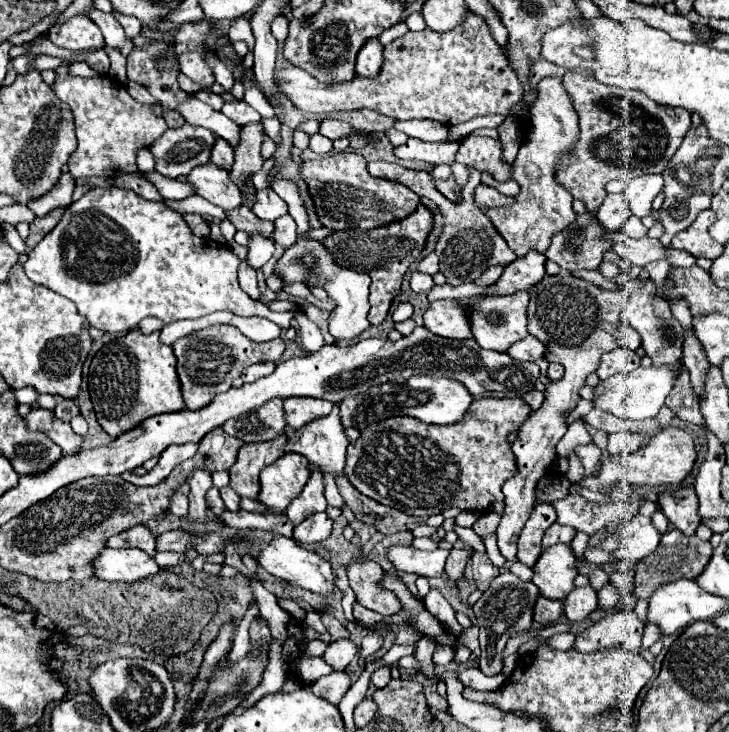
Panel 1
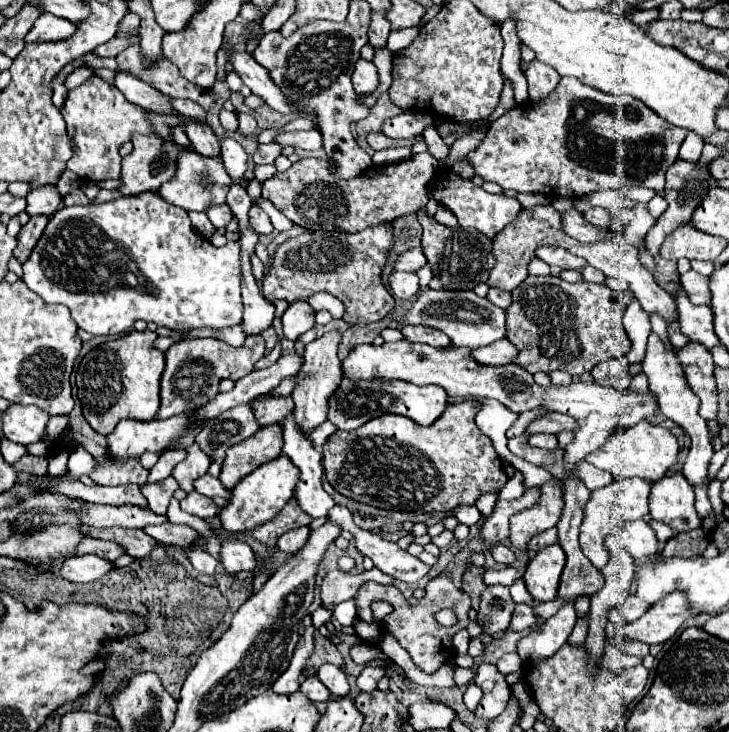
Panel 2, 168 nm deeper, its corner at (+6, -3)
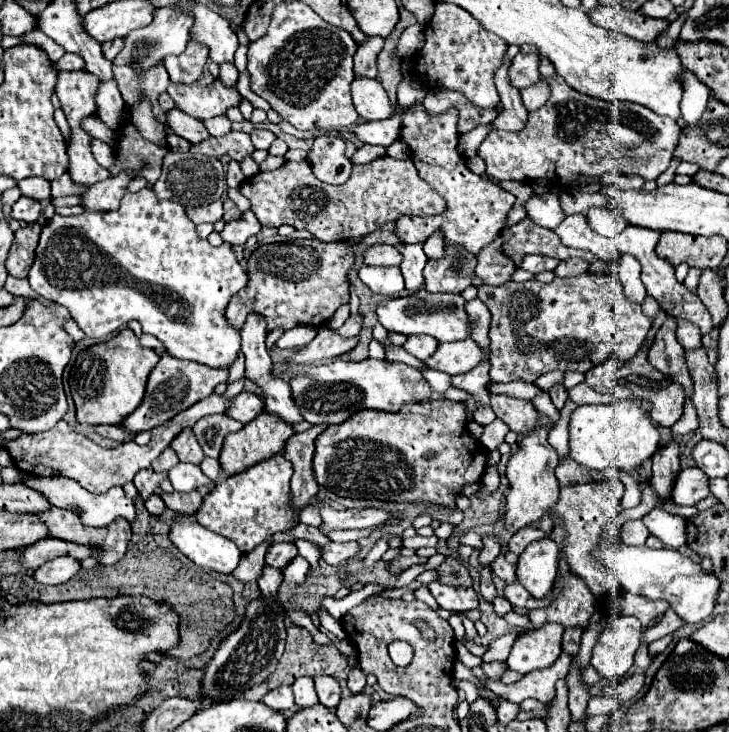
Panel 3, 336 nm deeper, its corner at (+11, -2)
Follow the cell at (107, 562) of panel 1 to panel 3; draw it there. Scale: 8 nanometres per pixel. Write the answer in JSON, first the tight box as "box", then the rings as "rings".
{"box":[33,556,81,584],"rings":[[[59,556],[43,564],[39,570],[33,572],[37,582],[43,584],[65,584],[81,570],[81,562],[69,556]]]}

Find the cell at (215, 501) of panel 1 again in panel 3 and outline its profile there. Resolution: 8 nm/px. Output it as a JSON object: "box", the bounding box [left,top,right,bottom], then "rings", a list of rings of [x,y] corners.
{"box":[161,490,203,514],"rings":[[[195,490],[195,492],[187,492],[187,494],[181,494],[181,492],[171,492],[171,494],[161,494],[163,502],[167,504],[167,508],[175,510],[175,512],[181,512],[181,514],[195,514],[197,508],[203,504],[203,496]]]}

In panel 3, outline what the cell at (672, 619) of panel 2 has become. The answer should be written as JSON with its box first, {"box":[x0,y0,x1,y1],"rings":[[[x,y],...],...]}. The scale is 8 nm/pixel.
{"box":[591,615,643,682],"rings":[[[611,615],[605,632],[593,648],[591,664],[609,682],[619,682],[625,678],[627,670],[633,666],[633,654],[641,644],[643,626],[635,616]]]}

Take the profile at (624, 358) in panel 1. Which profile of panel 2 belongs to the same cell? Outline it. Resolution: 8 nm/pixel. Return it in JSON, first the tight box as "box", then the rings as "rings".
{"box":[592,357,632,391],"rings":[[[614,357],[614,359],[598,363],[592,369],[592,377],[598,385],[612,387],[616,391],[626,391],[630,381],[632,381],[628,367],[630,367],[630,363],[628,363],[626,357]]]}

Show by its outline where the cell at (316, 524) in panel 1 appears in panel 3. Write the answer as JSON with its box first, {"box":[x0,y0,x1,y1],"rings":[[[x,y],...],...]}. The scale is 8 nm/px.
{"box":[265,542,297,570],"rings":[[[279,542],[279,544],[271,544],[267,554],[265,554],[265,562],[271,564],[273,568],[281,570],[289,564],[291,558],[297,556],[297,546],[293,542]]]}

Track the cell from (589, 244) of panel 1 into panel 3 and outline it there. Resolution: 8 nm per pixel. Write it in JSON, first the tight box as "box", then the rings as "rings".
{"box":[521,254,561,274],"rings":[[[529,254],[529,256],[523,258],[521,268],[539,274],[539,272],[543,272],[543,270],[555,270],[559,264],[561,264],[559,258],[545,258],[545,256],[541,256],[541,254]]]}

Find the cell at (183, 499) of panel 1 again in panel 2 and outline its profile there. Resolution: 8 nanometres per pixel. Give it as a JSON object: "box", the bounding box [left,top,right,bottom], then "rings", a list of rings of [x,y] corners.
{"box":[140,477,178,515],"rings":[[[166,477],[160,483],[144,483],[140,487],[142,495],[148,499],[148,507],[156,515],[166,515],[166,507],[168,507],[176,489],[178,489],[178,483],[174,477]]]}

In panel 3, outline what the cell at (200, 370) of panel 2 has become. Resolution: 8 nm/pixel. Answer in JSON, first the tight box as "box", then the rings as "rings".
{"box":[121,352,229,432],"rings":[[[165,352],[149,374],[149,382],[147,382],[147,390],[145,390],[145,398],[141,406],[133,414],[129,414],[129,418],[125,418],[121,424],[133,432],[151,430],[159,424],[165,424],[167,420],[177,416],[181,410],[187,410],[201,398],[207,398],[209,394],[213,394],[217,384],[227,380],[229,380],[229,370],[201,366],[199,362],[185,362],[179,358],[171,358],[171,354]]]}

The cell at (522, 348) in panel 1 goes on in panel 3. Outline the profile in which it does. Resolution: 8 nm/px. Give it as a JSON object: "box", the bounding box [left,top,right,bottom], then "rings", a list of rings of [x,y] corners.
{"box":[425,340,489,376],"rings":[[[461,340],[451,344],[439,344],[437,352],[429,360],[425,360],[425,364],[429,368],[457,376],[473,370],[475,366],[479,366],[479,362],[485,360],[489,360],[489,350],[479,348],[473,340]]]}

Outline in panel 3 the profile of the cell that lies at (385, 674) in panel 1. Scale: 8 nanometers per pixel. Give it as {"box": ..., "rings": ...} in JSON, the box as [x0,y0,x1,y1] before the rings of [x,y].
{"box":[347,668,365,694],"rings":[[[359,668],[351,670],[349,672],[349,678],[347,678],[347,686],[349,686],[349,690],[353,694],[363,692],[363,688],[365,688],[365,674],[363,674],[363,670],[359,670]]]}

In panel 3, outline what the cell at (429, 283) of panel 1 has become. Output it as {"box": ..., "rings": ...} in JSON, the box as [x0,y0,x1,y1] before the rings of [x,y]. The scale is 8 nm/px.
{"box":[359,266,405,296],"rings":[[[363,266],[359,278],[375,292],[385,296],[397,296],[405,290],[405,280],[399,268],[381,268],[381,266]]]}

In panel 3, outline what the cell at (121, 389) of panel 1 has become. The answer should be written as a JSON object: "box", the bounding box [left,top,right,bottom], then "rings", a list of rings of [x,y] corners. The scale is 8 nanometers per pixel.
{"box":[69,328,159,426],"rings":[[[123,328],[115,338],[81,350],[69,374],[69,388],[77,406],[77,422],[89,426],[119,424],[141,404],[149,370],[153,370],[157,362],[159,354],[141,346],[131,328]]]}

